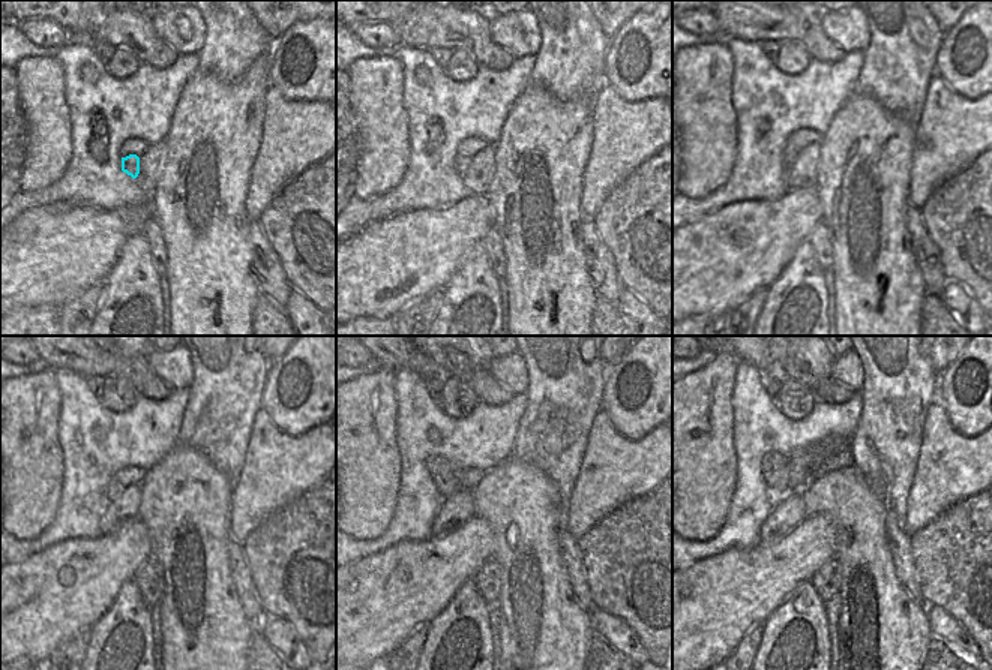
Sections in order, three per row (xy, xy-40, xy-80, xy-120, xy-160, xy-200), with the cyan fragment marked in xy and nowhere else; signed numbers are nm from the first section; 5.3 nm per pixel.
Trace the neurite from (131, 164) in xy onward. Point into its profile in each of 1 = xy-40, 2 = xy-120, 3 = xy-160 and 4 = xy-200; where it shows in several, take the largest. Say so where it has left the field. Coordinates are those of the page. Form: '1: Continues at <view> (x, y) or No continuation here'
1: Continues at xy-40 (461, 164)
2: Continues at xy-120 (114, 489)
3: Continues at xy-160 (446, 480)
4: Continues at xy-200 (773, 466).

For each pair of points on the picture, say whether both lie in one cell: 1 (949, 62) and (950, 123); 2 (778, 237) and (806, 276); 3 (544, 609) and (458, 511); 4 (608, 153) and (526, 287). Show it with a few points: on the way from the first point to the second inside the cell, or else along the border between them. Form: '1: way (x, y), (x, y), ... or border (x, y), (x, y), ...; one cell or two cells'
1: border (937, 74), (961, 96), (976, 99); two cells
2: border (805, 240), (770, 285); two cells
3: border (471, 490), (471, 505), (476, 516); two cells
4: border (587, 162), (581, 186), (583, 216); two cells

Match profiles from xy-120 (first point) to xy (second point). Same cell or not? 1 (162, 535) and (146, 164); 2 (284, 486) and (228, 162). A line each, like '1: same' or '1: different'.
1: different
2: different

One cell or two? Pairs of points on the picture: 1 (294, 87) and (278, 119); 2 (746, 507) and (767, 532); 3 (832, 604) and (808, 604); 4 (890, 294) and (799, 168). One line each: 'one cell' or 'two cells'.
1: two cells
2: two cells
3: two cells
4: two cells

